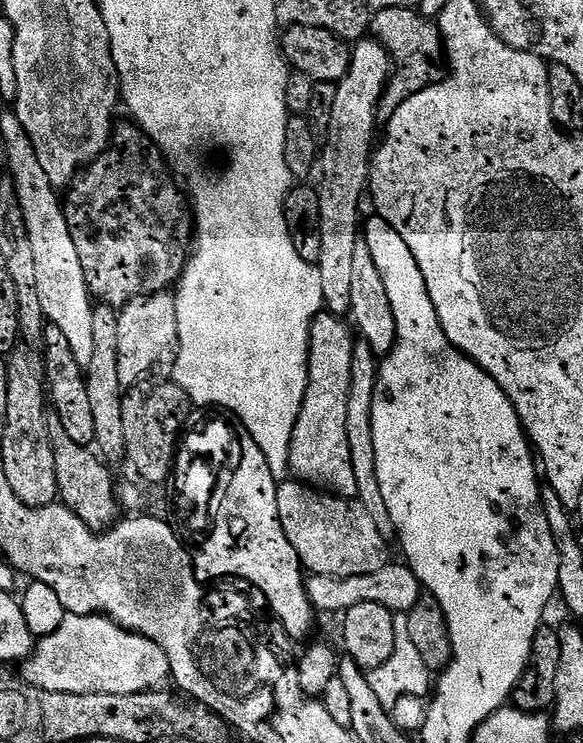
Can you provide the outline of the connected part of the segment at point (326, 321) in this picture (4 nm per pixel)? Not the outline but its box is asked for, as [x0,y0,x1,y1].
[288,310,359,497]

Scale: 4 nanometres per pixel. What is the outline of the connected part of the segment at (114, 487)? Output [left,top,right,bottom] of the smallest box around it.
[46,411,122,533]

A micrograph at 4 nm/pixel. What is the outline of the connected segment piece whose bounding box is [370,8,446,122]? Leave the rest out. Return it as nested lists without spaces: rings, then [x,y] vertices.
[[[391,8],[382,10],[372,19],[371,35],[379,40],[392,58],[392,70],[388,77],[388,87],[380,100],[378,116],[388,121],[396,113],[398,106],[414,94],[418,94],[429,84],[439,84],[442,69],[446,64],[444,37],[440,29],[429,17],[420,15],[416,8]]]

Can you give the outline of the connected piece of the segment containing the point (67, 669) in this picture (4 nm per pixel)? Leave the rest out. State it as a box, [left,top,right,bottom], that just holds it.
[23,615,170,694]

